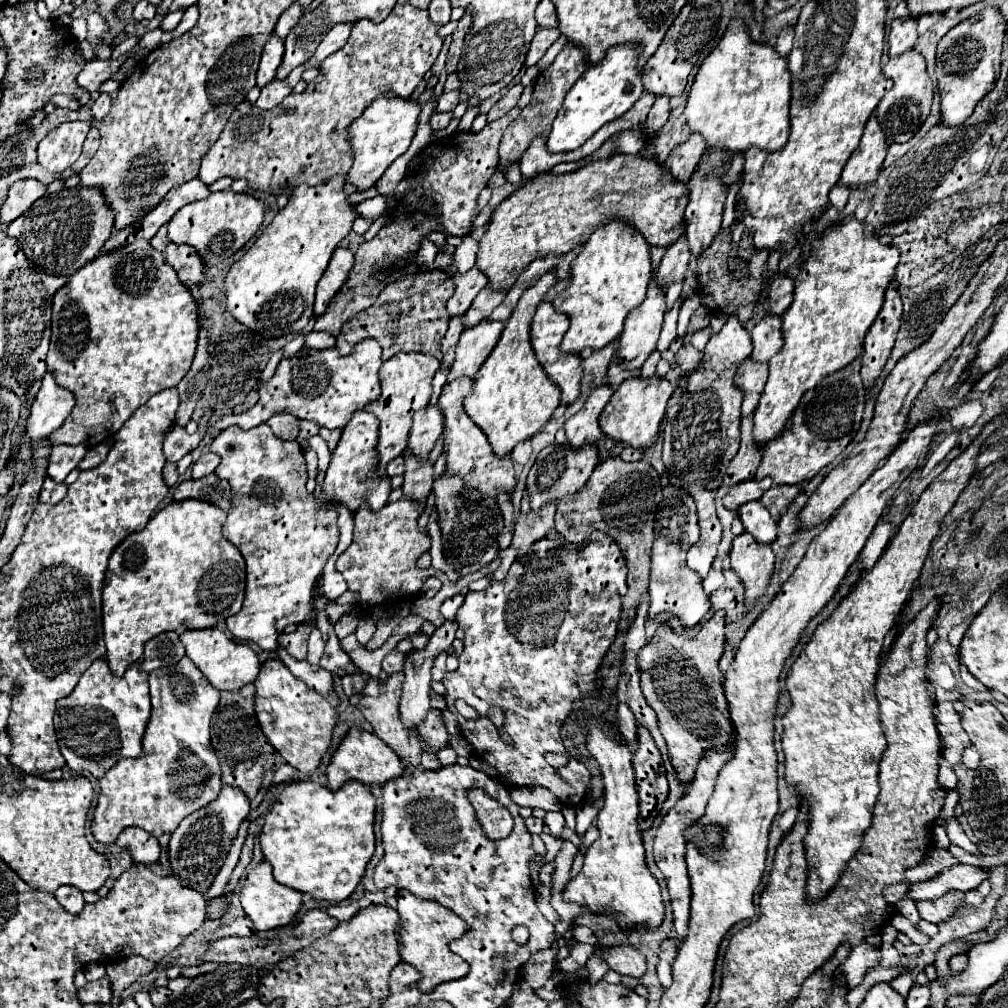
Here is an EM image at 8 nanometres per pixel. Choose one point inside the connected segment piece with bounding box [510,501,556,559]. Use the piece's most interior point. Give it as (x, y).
(533, 526)

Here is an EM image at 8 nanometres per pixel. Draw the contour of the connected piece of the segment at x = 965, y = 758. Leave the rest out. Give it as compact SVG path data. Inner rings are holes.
M968 747L968 749L964 751L964 755L962 755L962 763L964 763L968 769L976 769L978 763L980 763L978 751L976 751L974 747Z

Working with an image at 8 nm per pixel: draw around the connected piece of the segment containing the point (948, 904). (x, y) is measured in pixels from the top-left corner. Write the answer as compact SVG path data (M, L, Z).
M950 889L950 893L944 893L942 897L934 899L934 901L918 901L918 913L921 919L928 923L946 923L952 919L952 915L956 913L956 907L964 900L964 892L956 889Z

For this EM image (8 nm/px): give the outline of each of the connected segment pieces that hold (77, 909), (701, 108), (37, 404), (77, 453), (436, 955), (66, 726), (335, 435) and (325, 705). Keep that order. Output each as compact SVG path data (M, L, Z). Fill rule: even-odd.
M66 885L60 887L60 889L54 893L54 897L56 897L56 901L58 901L68 913L72 913L72 915L82 913L82 909L84 909L84 905L86 905L82 893L80 893L78 889L74 889L74 887L66 887Z
M732 19L720 43L700 65L688 95L684 115L688 117L690 131L700 133L706 139L708 147L726 149L730 153L748 151L754 145L766 151L778 151L786 145L790 135L790 87L792 75L788 71L788 61L780 57L774 47L752 41L742 19Z
M46 373L46 377L42 379L42 389L32 403L32 413L26 421L28 437L42 439L54 433L70 415L74 405L74 393L70 393L68 389L60 389L60 385L54 381L54 375Z
M56 445L56 447L52 447L48 475L54 481L62 483L68 477L68 473L78 467L78 463L84 459L84 455L86 455L86 447L84 445L76 445L76 447Z
M398 891L398 913L400 923L396 927L398 939L400 939L400 955L406 963L416 967L422 973L422 979L418 981L418 989L424 993L430 993L430 989L438 987L440 983L462 979L468 973L468 965L462 957L454 955L448 945L450 941L462 937L468 931L468 925L462 917L458 917L454 911L438 905L436 901L426 901L420 897L414 897L410 891Z
M104 659L94 661L86 673L80 677L76 689L56 703L56 735L60 751L66 759L66 765L72 771L88 771L100 779L112 765L122 757L140 757L142 753L142 735L150 719L150 693L148 693L148 673L136 667L130 667L122 677L116 677Z
M320 429L320 435L326 439L326 443L328 443L328 447L330 447L330 451L334 451L336 449L336 445L338 445L338 441L340 441L340 435L342 435L342 429L334 429L334 431L330 431L330 429Z
M266 659L262 663L262 671L254 681L256 701L254 709L258 715L258 723L270 745L282 755L286 763L302 773L312 773L318 769L322 755L328 751L332 733L338 721L338 693L314 693L304 681L294 677L280 659Z

